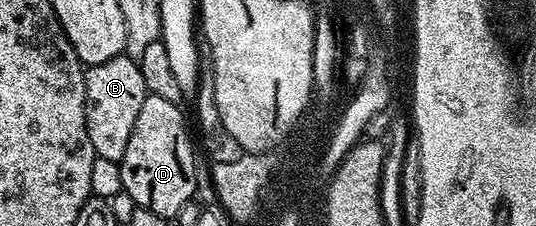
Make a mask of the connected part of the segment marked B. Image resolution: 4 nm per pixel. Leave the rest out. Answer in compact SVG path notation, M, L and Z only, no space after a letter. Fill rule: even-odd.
M126 54L109 58L109 62L90 65L85 72L85 114L87 115L87 133L89 142L100 160L119 161L125 154L129 134L133 134L133 122L137 122L137 113L141 102L149 95L145 79L139 69L138 59Z

